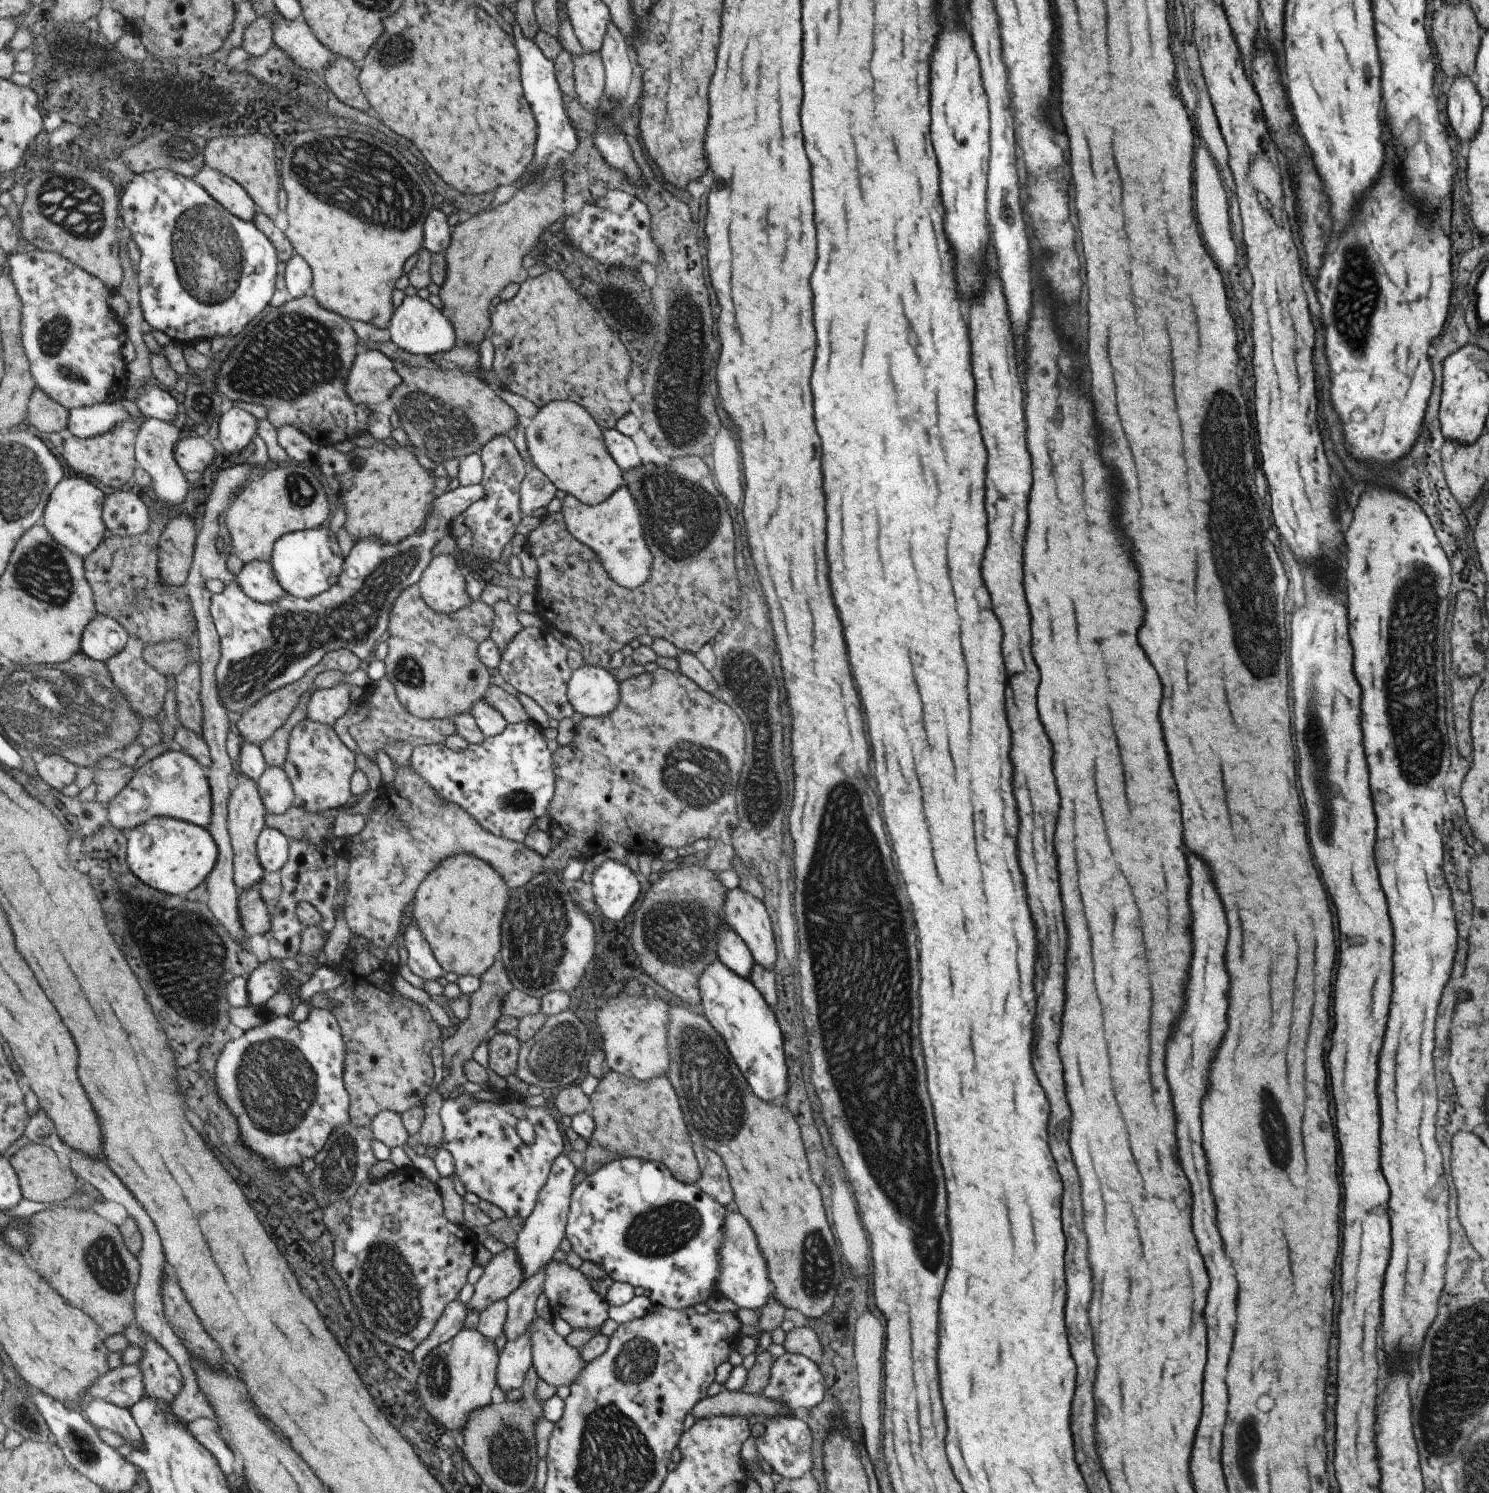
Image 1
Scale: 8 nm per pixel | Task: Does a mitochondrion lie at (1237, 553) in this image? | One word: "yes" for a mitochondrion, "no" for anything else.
yes

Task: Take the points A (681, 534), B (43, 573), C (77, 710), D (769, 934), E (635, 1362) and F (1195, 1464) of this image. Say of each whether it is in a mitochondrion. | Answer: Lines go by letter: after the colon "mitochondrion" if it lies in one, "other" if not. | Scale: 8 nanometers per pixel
A: mitochondrion
B: mitochondrion
C: mitochondrion
D: other
E: mitochondrion
F: other

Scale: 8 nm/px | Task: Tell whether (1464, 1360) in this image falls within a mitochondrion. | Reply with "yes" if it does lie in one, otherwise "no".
yes

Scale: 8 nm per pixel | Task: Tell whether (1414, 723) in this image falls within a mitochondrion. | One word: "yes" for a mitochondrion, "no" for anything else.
yes

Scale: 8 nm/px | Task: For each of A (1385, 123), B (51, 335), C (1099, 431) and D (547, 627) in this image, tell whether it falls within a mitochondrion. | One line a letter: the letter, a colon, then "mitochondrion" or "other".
A: other
B: mitochondrion
C: other
D: other

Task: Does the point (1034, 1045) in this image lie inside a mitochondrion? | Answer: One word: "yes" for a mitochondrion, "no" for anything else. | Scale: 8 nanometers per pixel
no

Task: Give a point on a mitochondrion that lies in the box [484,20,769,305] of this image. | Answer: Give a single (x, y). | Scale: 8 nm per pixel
(610, 116)

